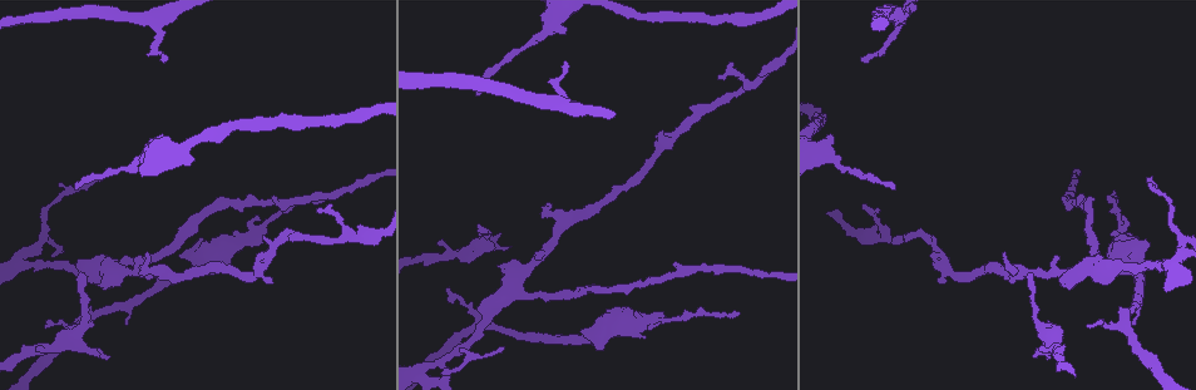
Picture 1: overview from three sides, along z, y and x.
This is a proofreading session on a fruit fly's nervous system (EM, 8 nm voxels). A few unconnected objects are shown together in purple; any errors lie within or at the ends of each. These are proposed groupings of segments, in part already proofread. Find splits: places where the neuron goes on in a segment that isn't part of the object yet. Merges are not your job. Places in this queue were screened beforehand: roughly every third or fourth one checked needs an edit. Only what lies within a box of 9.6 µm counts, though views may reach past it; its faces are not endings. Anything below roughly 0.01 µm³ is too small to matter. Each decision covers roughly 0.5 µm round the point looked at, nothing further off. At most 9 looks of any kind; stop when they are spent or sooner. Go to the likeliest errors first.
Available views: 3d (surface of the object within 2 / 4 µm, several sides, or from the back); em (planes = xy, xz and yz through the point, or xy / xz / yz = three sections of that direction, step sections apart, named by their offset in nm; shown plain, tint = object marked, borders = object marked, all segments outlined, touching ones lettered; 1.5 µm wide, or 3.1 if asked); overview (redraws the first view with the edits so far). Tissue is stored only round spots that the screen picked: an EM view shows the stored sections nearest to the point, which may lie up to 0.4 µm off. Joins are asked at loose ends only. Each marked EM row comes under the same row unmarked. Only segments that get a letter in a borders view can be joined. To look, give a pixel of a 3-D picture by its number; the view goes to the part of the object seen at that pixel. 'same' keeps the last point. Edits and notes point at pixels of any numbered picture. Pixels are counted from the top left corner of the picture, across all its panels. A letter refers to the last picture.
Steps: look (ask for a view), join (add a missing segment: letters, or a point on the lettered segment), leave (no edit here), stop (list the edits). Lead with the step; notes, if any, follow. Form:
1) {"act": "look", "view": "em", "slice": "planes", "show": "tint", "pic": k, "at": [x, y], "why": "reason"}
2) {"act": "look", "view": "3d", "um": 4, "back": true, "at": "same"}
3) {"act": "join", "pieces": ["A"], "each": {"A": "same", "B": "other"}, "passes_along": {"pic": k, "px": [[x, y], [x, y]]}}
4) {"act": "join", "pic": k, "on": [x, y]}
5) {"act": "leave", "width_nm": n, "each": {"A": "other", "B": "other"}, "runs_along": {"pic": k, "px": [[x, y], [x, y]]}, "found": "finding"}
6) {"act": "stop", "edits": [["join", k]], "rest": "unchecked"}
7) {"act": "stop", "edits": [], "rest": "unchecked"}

{"act": "look", "view": "em", "slice": "xz", "step": 4, "show": "tint", "pic": 1, "at": [45, 326], "why": "branch stops here"}

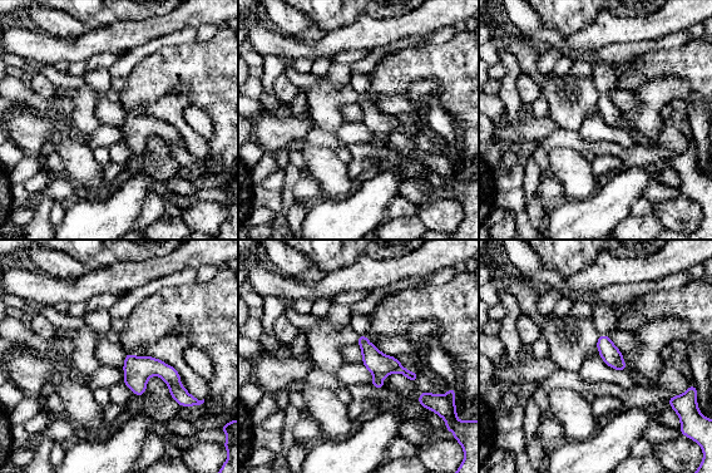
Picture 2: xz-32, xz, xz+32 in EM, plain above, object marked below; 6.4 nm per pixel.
{"act": "look", "view": "em", "slice": "planes", "show": "borders", "at": "same"}

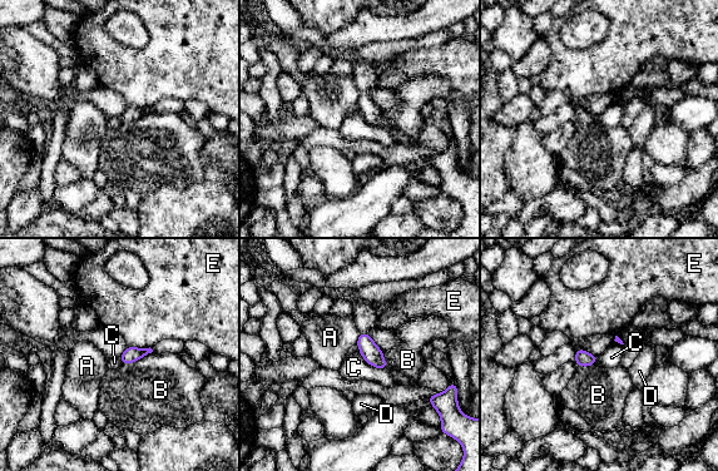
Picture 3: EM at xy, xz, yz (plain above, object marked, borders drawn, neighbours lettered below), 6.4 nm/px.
{"act": "leave", "width_nm": 100, "each": {"A": "other", "B": "other", "C": "other", "D": "other", "E": "other"}, "border": {"pic": 3, "px": [[360, 333], [355, 343]]}, "found": "no lettered segment goes on from it"}

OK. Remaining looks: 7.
{"act": "look", "view": "3d", "um": 2, "pic": 1, "at": [164, 59], "why": "branch stops here"}

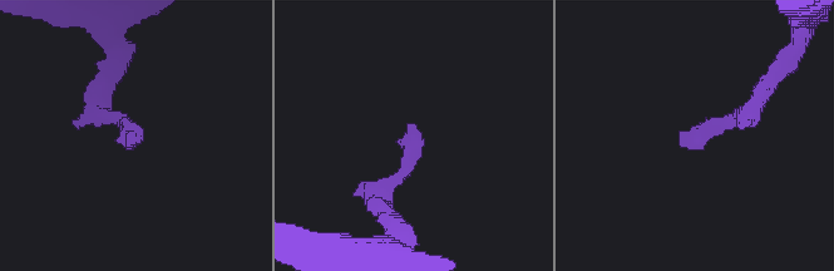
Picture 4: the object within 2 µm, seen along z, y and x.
{"act": "look", "view": "em", "slice": "planes", "show": "tint", "pic": 4, "at": [680, 135], "why": "shape alone is not enough"}

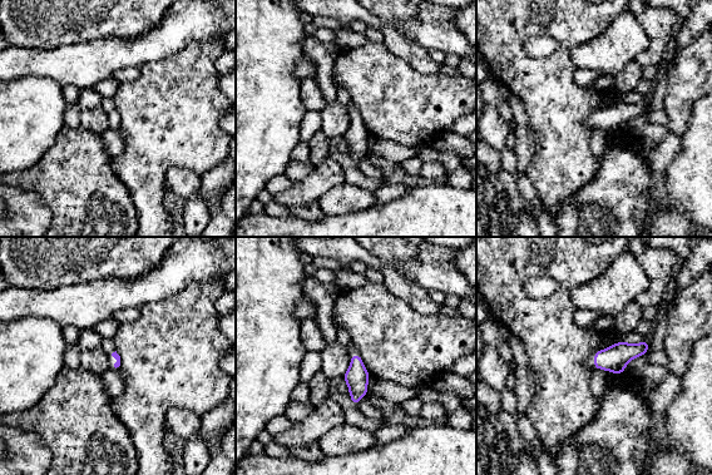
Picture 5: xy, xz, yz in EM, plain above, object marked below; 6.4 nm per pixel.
{"act": "look", "view": "em", "slice": "planes", "show": "borders", "at": "same", "why": "see the neighbours"}

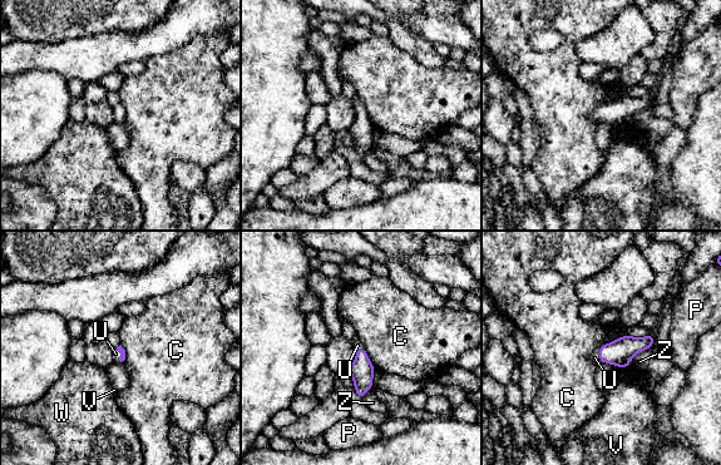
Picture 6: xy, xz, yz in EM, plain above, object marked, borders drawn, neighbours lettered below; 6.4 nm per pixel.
{"act": "join", "pieces": ["U"], "longest_contact_nm": ["Z", 260], "each": {"C": "other", "P": "other", "U": "same", "V": "other", "W": "other", "Z": "other"}, "found": "it goes on there"}

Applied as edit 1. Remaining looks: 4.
{"act": "look", "view": "overview", "why": "redraw"}

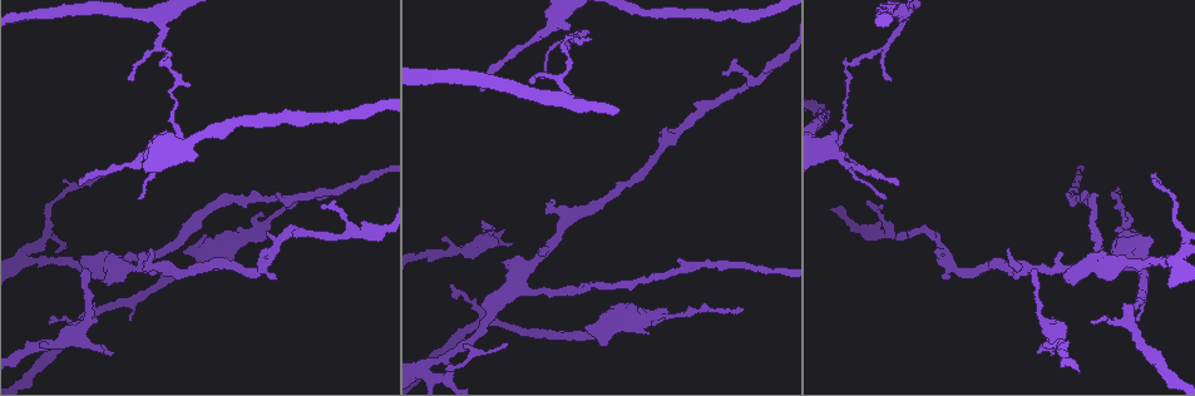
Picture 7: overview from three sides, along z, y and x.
{"act": "look", "view": "3d", "um": 4, "pic": 7, "at": [1059, 252], "why": "free end"}

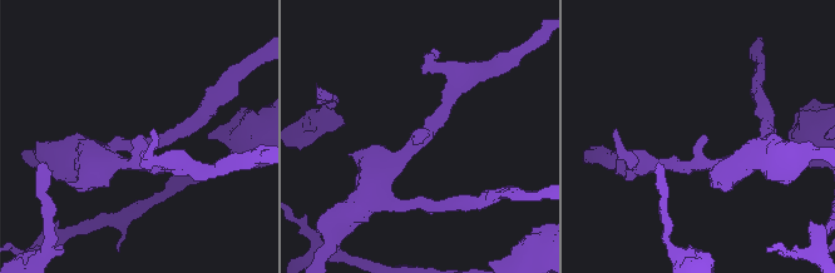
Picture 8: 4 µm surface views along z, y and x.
{"act": "look", "view": "em", "slice": "xz", "step": 8, "show": "tint", "pic": 8, "at": [700, 141]}

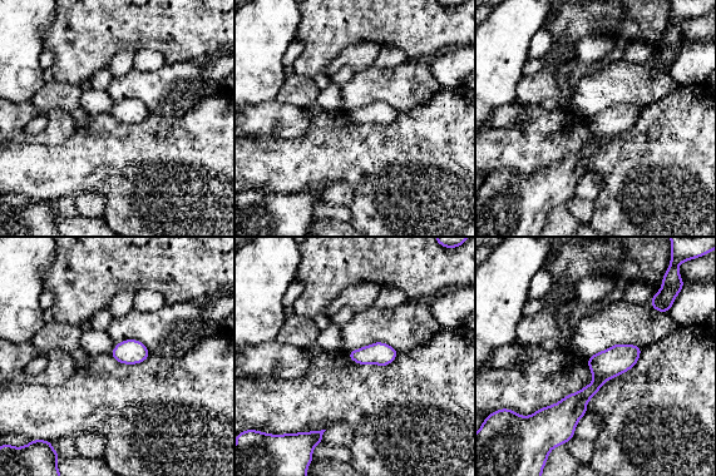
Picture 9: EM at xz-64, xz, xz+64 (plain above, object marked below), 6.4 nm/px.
{"act": "look", "view": "em", "slice": "planes", "show": "borders", "at": "same", "why": "cut it another way"}

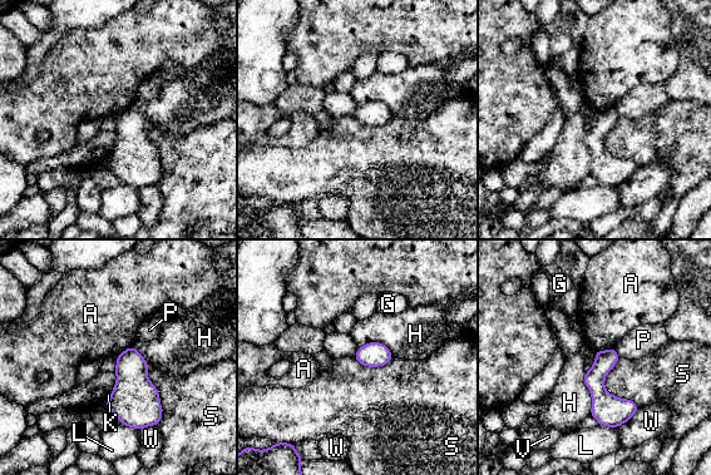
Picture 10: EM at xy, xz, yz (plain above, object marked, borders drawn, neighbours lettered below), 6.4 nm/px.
{"act": "leave", "each": {"A": "other", "G": "other", "H": "other", "K": "other", "L": "other", "P": "other", "S": "other", "V": "other", "W": "other"}, "border": {"pic": 10, "px": [[584, 372], [589, 414]]}, "found": "no lettered segment goes on from it"}

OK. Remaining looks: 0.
{"act": "stop", "edits": [["join", 6]], "rest": "unchecked"}

